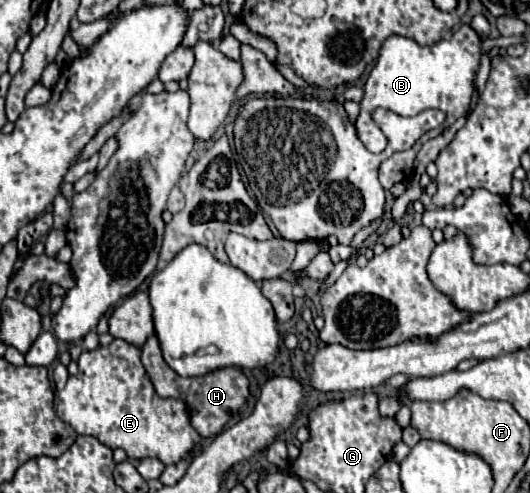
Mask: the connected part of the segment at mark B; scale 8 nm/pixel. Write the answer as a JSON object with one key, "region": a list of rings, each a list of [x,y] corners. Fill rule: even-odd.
{"region":[[[462,25],[462,29],[456,31],[450,39],[442,39],[428,47],[422,47],[416,41],[402,37],[402,35],[392,35],[384,41],[380,55],[376,59],[376,65],[366,79],[364,97],[360,101],[360,115],[356,119],[358,133],[362,133],[362,135],[368,133],[366,137],[362,137],[362,141],[370,143],[372,125],[368,125],[368,123],[372,123],[370,113],[376,107],[390,109],[404,117],[418,115],[424,109],[442,109],[446,113],[446,121],[442,127],[426,133],[422,139],[418,139],[418,143],[412,149],[394,153],[380,165],[380,183],[384,189],[390,189],[394,183],[406,181],[414,171],[414,157],[420,151],[420,147],[428,139],[440,135],[438,133],[442,133],[460,115],[464,115],[470,109],[472,91],[474,91],[472,85],[474,85],[474,75],[476,75],[478,67],[480,67],[480,39],[478,39],[476,31],[470,29],[470,25]]]}

